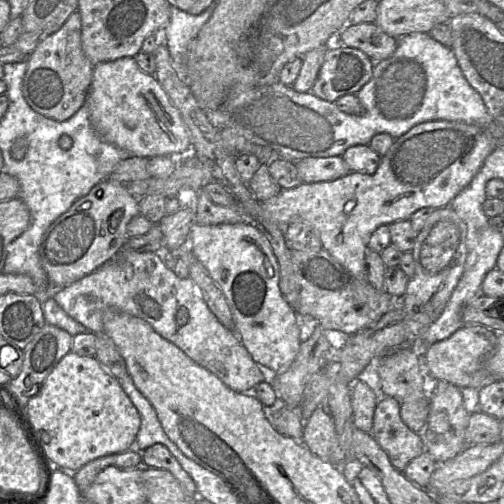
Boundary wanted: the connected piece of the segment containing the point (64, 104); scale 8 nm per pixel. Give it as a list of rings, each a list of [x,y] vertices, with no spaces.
[[[75,11],[58,31],[42,40],[27,57],[23,79],[24,99],[34,111],[47,118],[67,120],[84,105],[93,68],[82,50],[81,15]]]

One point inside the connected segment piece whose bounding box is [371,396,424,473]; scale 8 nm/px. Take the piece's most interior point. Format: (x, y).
(402, 445)

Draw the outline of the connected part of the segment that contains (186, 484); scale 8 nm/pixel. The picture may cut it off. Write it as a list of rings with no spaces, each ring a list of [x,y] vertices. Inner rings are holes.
[[[154,444],[142,452],[142,467],[165,469],[181,484],[190,498],[197,499],[197,487],[191,476],[163,444]]]

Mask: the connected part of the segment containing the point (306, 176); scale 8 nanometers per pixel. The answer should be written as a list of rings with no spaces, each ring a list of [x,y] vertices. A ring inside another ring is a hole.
[[[341,156],[303,158],[294,164],[303,183],[329,182],[350,173]]]

